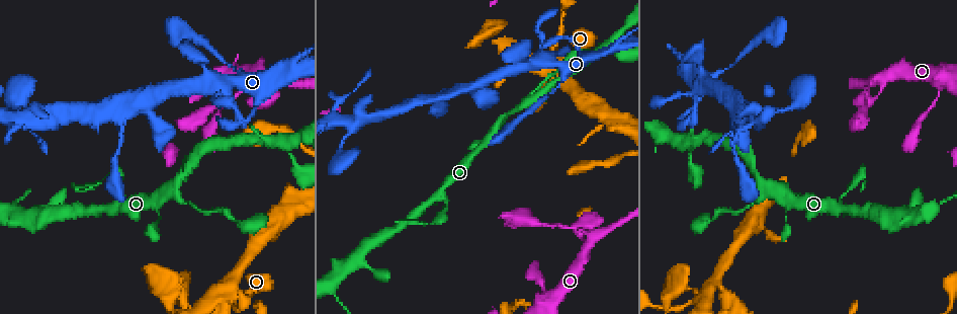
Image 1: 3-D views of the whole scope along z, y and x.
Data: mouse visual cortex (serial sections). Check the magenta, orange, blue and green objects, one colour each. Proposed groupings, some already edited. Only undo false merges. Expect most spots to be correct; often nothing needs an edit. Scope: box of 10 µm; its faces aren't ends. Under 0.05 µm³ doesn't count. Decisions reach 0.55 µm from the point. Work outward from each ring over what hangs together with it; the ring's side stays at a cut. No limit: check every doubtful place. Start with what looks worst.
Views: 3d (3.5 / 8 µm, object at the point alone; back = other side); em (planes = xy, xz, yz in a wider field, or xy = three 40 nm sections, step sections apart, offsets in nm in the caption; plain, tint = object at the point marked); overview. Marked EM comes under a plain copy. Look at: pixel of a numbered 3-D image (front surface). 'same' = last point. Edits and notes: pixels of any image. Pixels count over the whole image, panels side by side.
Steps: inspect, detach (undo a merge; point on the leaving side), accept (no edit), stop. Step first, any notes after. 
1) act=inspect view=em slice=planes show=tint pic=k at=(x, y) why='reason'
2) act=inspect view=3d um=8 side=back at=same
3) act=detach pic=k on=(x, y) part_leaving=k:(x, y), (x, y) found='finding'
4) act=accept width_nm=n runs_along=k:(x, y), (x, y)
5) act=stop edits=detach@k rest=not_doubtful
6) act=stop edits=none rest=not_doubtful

act=inspect view=3d um=3.5 pic=1 at=(874, 80)

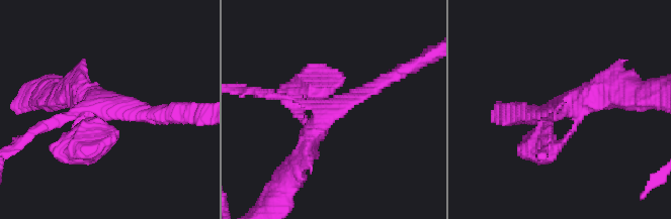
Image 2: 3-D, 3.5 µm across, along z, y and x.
act=inspect view=em slice=xy step=5 show=tint pic=2 at=(320, 111) why='shape alone is not enough'

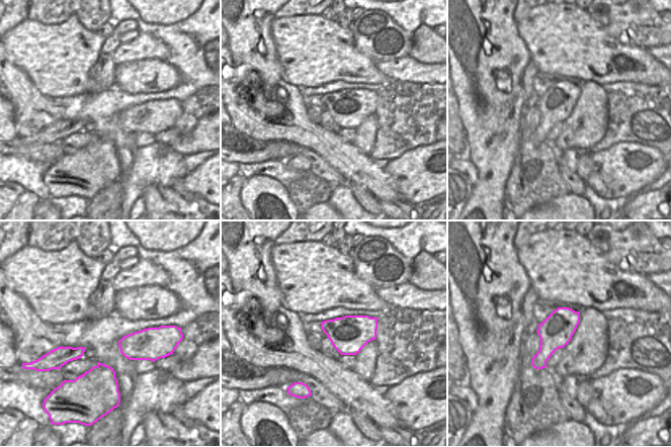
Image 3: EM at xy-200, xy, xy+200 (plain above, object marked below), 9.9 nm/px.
act=accept runs_along=2:(619, 92), (565, 102), (547, 129) found='continuous, no second cell'

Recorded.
act=inspect view=3d um=3.5 pic=1 at=(706, 287) why='thin neck'

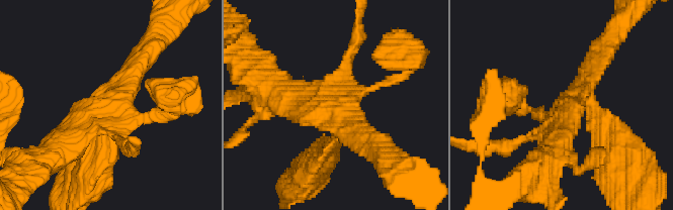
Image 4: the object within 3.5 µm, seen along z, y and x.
act=inspect view=em slice=xy step=1 show=tint pic=4 at=(347, 106)

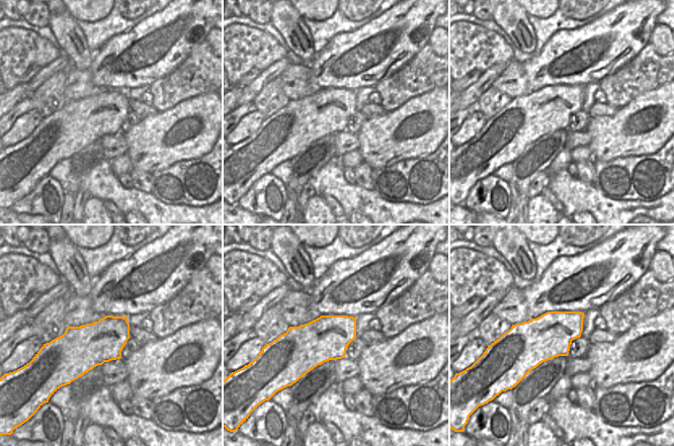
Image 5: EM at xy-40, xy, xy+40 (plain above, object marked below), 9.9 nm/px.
act=inspect view=em slice=planes show=tint at=same why='cut it another way'

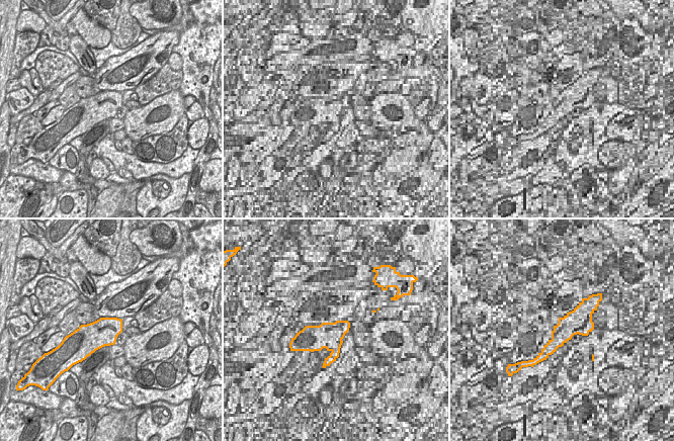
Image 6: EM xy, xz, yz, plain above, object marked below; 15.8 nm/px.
act=accept runs_along=4:(535, 113), (556, 116), (600, 57) found='all the same cell'

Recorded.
act=inspect view=3d um=8 pic=1 at=(292, 67)

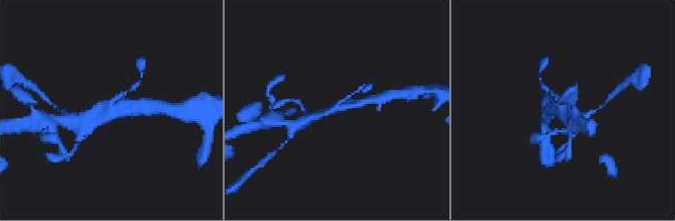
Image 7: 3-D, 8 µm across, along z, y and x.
act=inspect view=em slice=xy step=1 show=tint at=same

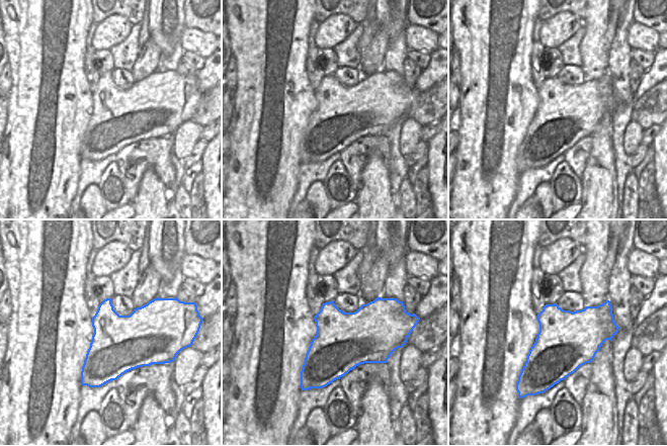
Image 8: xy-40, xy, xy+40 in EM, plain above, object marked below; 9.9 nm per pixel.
act=accept runs_along=7:(88, 122), (129, 98) found='all the same cell'

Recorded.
act=stop edits=none rest=not_doubtful

